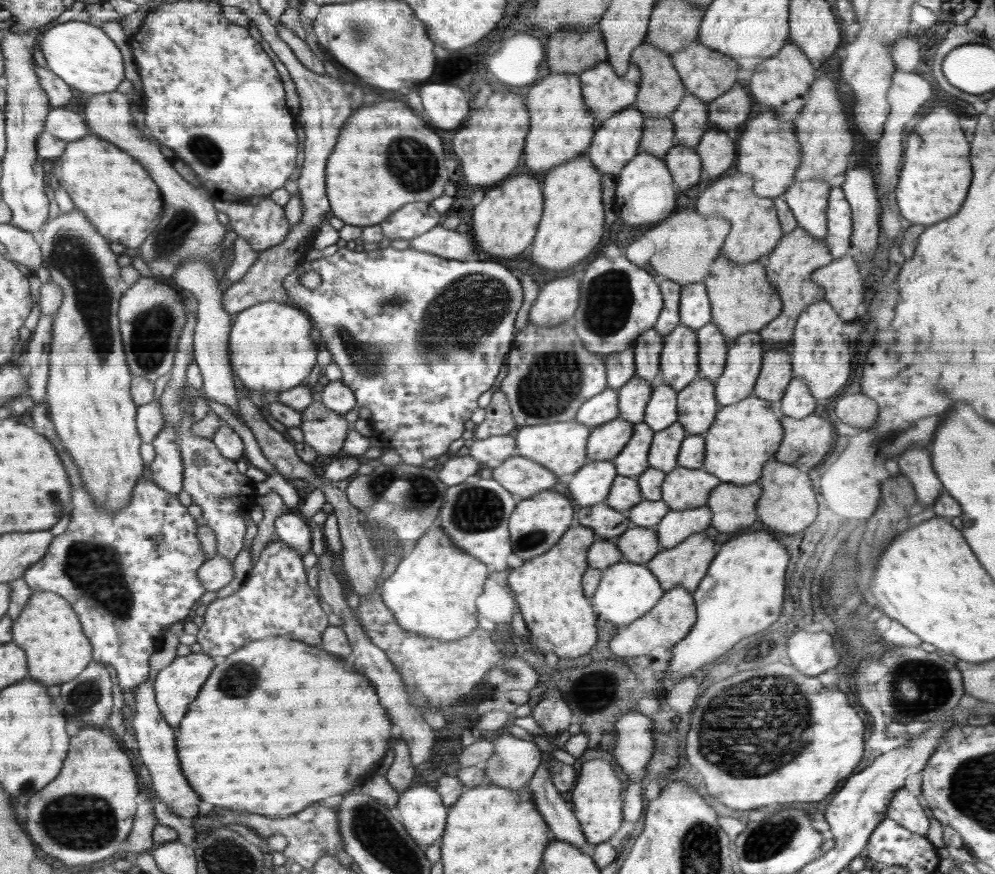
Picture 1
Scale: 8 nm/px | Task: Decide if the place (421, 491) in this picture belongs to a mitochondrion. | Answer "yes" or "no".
yes

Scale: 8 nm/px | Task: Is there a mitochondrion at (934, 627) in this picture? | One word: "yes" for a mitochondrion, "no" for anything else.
no

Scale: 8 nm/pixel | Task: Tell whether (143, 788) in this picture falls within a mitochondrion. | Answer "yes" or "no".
no

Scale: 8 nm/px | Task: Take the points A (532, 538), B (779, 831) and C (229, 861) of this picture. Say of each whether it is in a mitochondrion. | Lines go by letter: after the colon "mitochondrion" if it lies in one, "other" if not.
A: mitochondrion
B: mitochondrion
C: mitochondrion

